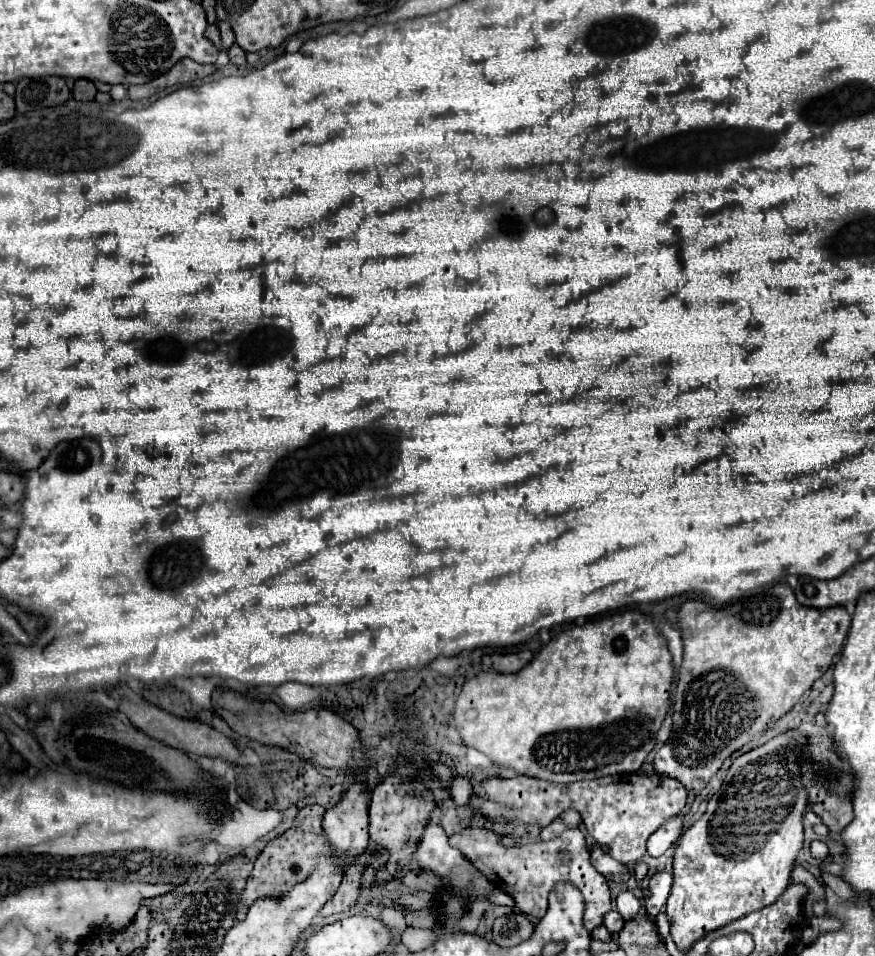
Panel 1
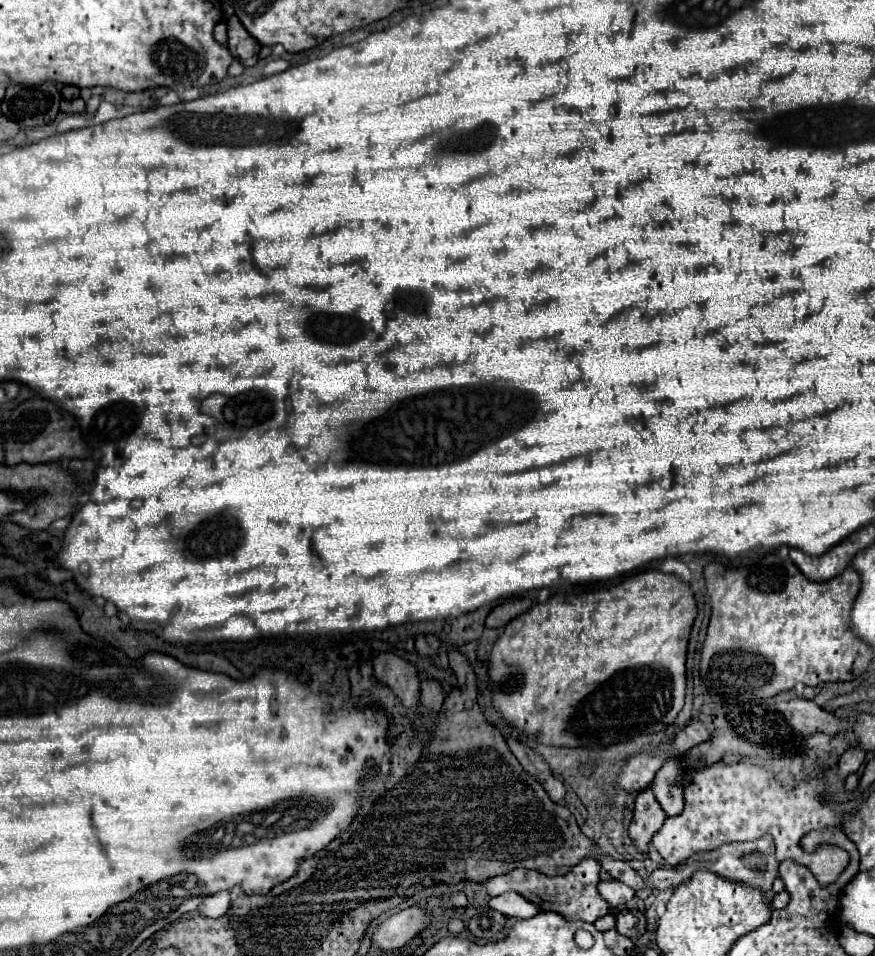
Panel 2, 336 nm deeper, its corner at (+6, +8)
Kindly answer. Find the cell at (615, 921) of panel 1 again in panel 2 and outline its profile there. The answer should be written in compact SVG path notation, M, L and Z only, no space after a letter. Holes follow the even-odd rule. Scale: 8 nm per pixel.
M626 909L616 915L616 931L624 937L638 939L646 931L646 917L638 909Z

